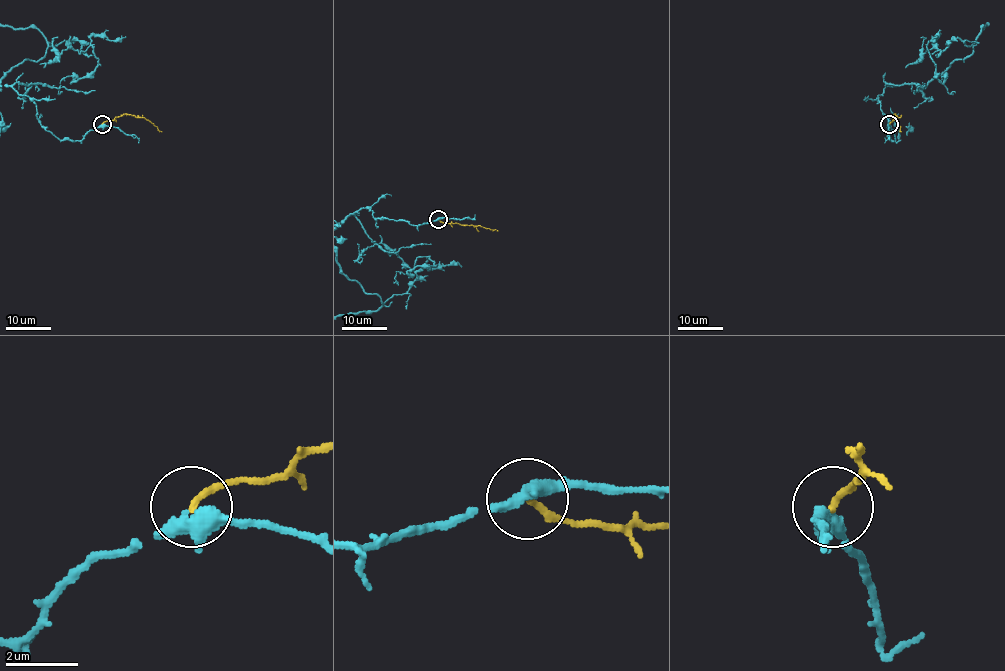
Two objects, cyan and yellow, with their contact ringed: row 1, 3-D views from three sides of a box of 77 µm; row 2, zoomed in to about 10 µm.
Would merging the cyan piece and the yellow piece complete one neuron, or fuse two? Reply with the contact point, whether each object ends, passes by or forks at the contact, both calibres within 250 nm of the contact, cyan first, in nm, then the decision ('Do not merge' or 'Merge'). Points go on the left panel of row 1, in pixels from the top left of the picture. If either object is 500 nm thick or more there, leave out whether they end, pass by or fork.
Place: (102, 124). Thickness 600 nm (cyan) against 190 nm. Merge

